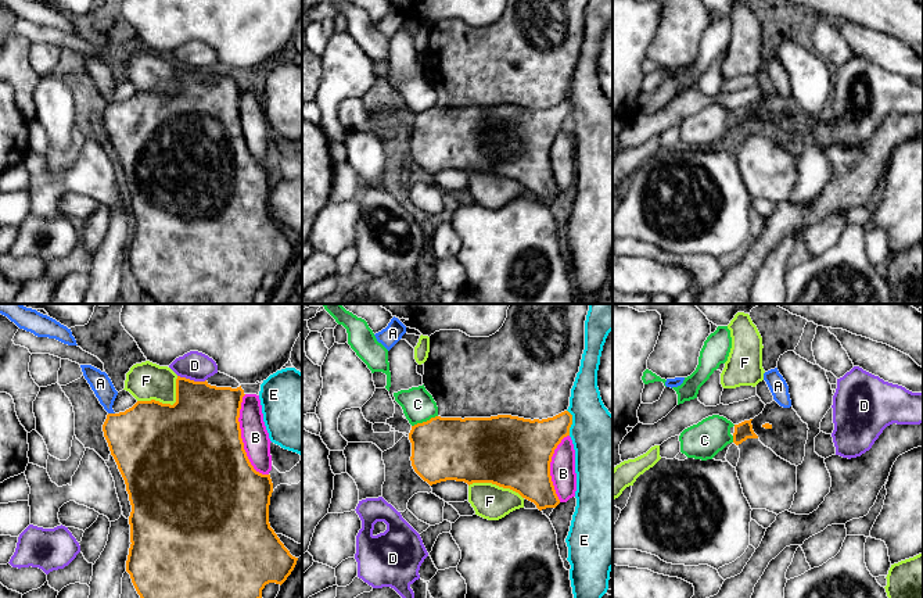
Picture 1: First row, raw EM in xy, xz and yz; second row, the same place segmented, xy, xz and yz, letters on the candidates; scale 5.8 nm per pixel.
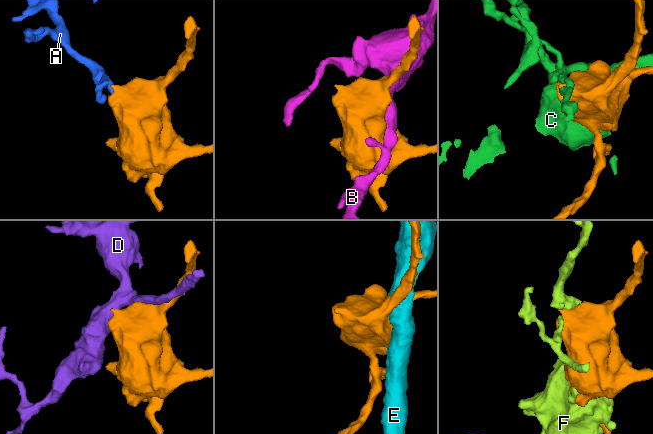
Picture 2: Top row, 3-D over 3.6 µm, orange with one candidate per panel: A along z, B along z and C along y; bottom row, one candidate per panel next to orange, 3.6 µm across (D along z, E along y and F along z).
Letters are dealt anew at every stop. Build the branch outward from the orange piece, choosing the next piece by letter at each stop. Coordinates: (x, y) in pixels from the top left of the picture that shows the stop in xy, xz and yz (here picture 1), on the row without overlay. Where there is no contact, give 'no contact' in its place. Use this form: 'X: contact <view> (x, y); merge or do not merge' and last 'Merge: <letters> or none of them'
A: contact xy (111, 103); do not merge
B: contact xy (241, 128); do not merge
C: contact xz (424, 111); do not merge
D: contact xy (191, 70); do not merge
E: contact xz (571, 111); do not merge
F: contact xy (168, 93); do not merge
Merge: none of them

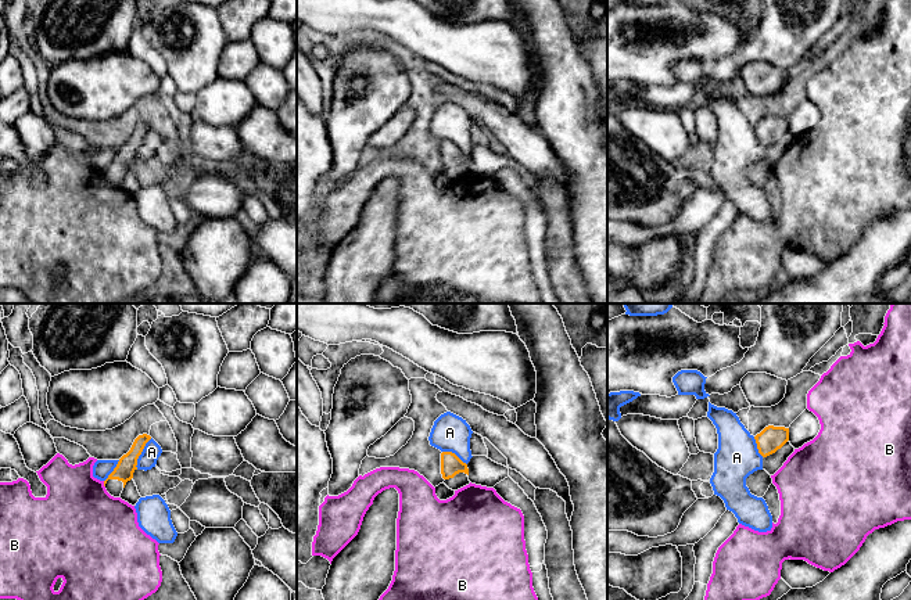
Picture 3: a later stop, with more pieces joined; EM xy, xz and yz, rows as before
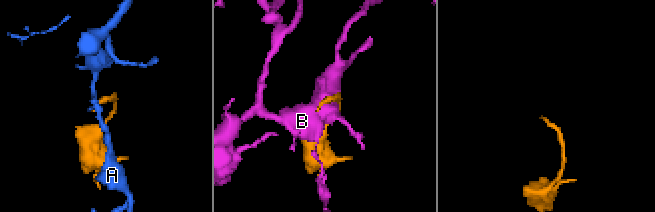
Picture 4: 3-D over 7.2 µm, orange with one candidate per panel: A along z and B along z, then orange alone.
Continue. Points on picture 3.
A: contact xy (140, 143); do not merge
B: contact xy (104, 173); do not merge
Merge: none of them

